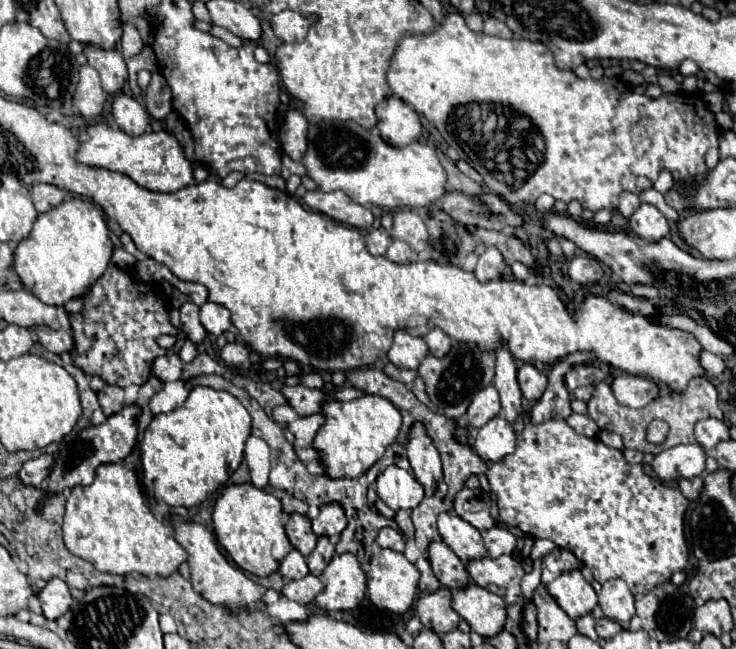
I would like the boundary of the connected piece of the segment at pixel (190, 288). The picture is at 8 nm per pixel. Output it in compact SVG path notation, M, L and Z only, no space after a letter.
M182 282L182 292L184 292L196 306L202 306L204 302L208 302L208 290L206 290L202 284Z

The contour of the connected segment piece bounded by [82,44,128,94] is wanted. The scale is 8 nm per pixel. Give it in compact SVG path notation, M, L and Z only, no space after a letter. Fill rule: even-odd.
M82 44L84 46L84 54L88 58L88 64L92 68L98 70L100 78L102 78L102 88L108 94L116 94L122 90L126 78L128 78L128 70L126 70L126 62L120 50L104 50L104 48L96 48L92 44Z

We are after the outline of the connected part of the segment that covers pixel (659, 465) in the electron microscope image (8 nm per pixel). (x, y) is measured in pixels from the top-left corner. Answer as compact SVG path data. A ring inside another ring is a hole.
M678 444L656 454L652 468L664 482L696 478L706 468L706 454L700 444Z

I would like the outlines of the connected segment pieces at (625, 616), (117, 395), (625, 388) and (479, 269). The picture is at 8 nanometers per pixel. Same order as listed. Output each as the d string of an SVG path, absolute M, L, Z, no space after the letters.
M614 578L602 584L600 608L606 618L616 620L620 626L628 626L634 616L634 596L624 580Z
M106 384L98 392L98 402L102 406L102 412L106 416L112 416L112 414L116 414L116 412L120 412L124 408L124 390L120 386Z
M616 376L612 382L614 396L620 404L630 408L644 408L650 400L658 396L658 384L644 376Z
M490 246L490 248L486 248L486 252L480 256L474 274L476 274L476 278L478 278L480 282L488 282L488 280L500 278L502 272L504 272L504 268L506 268L506 264L504 264L504 258L502 258L500 250L494 248L494 246Z

